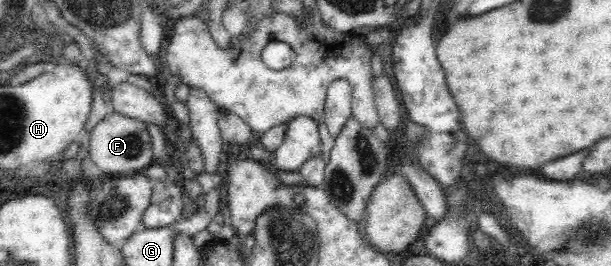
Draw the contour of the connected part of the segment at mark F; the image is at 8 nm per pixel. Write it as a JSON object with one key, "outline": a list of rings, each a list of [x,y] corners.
{"outline":[[[115,110],[112,114],[106,114],[91,130],[88,155],[109,177],[140,172],[154,162],[152,151],[152,140],[146,129],[146,123],[124,116]]]}

